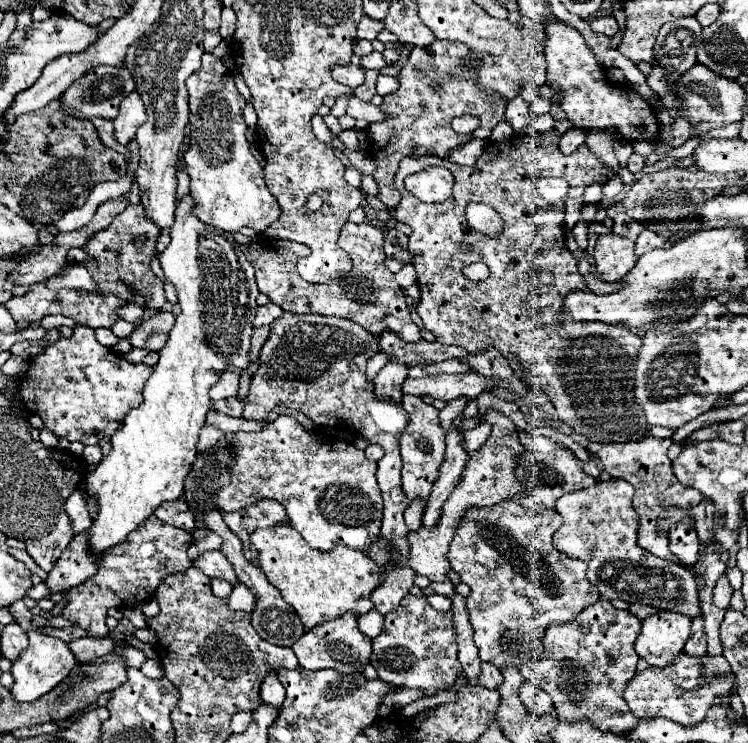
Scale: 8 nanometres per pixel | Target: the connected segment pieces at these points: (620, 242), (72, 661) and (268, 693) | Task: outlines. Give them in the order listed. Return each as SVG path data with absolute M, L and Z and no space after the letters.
M601 234L595 244L593 264L603 282L619 282L637 262L633 240L617 234Z
M29 632L29 646L25 648L25 652L21 652L21 656L13 662L13 668L11 668L11 674L15 678L11 694L13 698L17 698L17 702L33 702L43 694L51 692L77 664L79 662L69 650L67 642L41 632Z
M271 672L263 680L263 684L261 684L261 700L263 700L263 704L273 706L273 708L279 708L283 704L283 700L285 700L285 688L277 680L277 672Z

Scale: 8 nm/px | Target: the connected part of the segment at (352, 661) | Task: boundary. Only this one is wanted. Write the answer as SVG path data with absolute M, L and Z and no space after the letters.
M349 614L349 616L341 616L337 620L331 620L329 624L319 624L317 628L307 630L291 646L299 664L307 670L333 668L337 672L363 672L363 668L365 668L365 664L369 662L369 656L371 656L371 640L359 632L357 618L359 616Z

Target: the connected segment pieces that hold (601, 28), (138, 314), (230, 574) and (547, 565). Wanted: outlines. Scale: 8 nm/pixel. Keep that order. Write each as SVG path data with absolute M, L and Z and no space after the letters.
M607 14L607 16L601 16L601 18L593 20L593 22L591 22L591 30L597 32L597 34L615 36L617 30L619 30L619 26L617 26L617 20L615 20L611 14Z
M125 304L125 306L121 306L121 308L117 308L115 310L115 314L119 316L119 318L123 318L123 320L127 320L127 322L135 322L135 320L139 320L139 318L143 318L143 314L145 314L145 310L139 306L139 304Z
M219 550L203 552L199 558L193 560L193 566L197 566L209 578L221 578L221 580L227 580L231 584L239 582L235 572L233 572L233 566L229 564L229 560L225 560L225 556Z
M517 502L497 504L497 508L473 508L461 522L449 548L449 562L461 576L461 582L471 588L471 594L467 596L467 612L483 662L491 662L497 668L519 668L529 660L539 660L545 652L545 630L551 624L573 620L577 612L601 598L597 588L585 578L587 566L555 550L553 532L561 524L563 520L555 510L531 512Z

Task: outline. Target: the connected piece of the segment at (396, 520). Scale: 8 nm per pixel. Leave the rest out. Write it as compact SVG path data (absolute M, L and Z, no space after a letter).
M283 312L271 324L271 334L261 348L259 370L251 378L243 418L263 420L277 402L283 402L287 408L303 412L317 426L349 430L351 434L359 434L369 442L379 444L385 450L385 456L377 462L377 480L385 504L379 536L383 536L399 556L409 556L409 540L405 538L409 528L403 520L409 500L401 490L399 456L399 436L405 430L407 416L399 404L377 400L373 396L373 384L367 382L365 376L367 360L373 354L377 354L377 338L351 320Z

